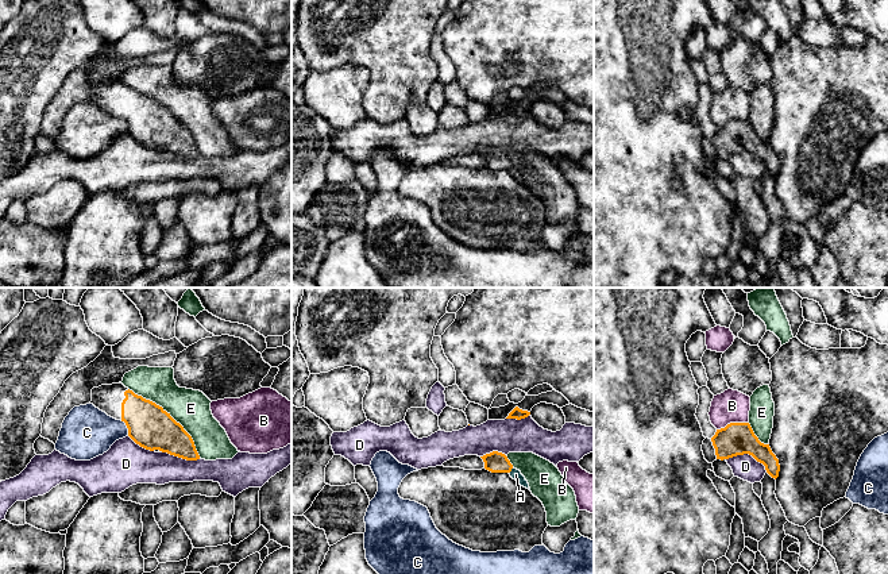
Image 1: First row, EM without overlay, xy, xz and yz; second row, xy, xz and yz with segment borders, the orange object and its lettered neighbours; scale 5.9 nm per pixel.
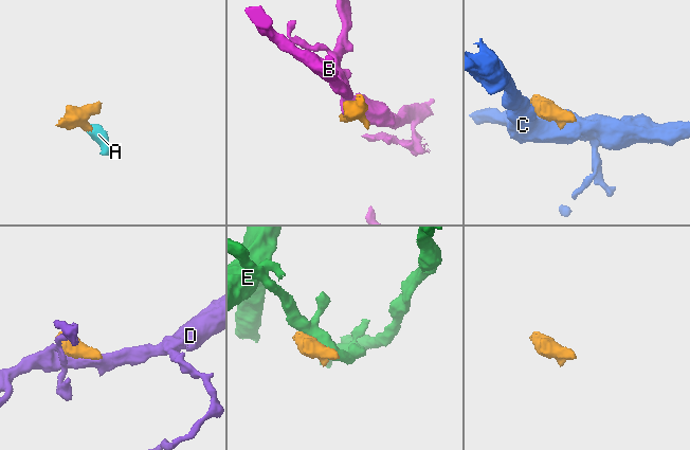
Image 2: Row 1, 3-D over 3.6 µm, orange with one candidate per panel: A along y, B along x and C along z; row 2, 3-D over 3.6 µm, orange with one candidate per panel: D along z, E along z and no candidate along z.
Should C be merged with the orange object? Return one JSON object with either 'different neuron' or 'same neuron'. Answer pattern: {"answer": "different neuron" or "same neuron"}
{"answer": "different neuron"}

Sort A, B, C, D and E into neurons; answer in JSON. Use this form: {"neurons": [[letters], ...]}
{"neurons": [["A"], ["B"], ["C"], ["D"], ["E"]]}

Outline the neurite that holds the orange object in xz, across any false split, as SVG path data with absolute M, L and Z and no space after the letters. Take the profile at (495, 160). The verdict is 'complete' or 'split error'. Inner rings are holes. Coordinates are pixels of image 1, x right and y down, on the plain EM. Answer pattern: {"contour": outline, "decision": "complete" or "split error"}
{"contour": "M493 149L480 154L484 159L484 166L491 170L509 170L521 184L530 188L528 178L520 167L514 166L507 154L502 150Z", "decision": "split error"}

